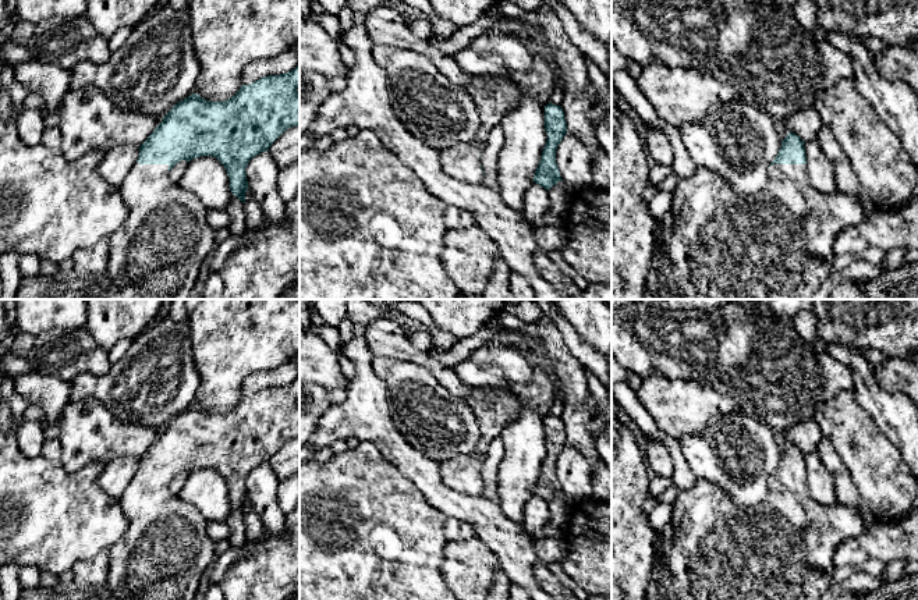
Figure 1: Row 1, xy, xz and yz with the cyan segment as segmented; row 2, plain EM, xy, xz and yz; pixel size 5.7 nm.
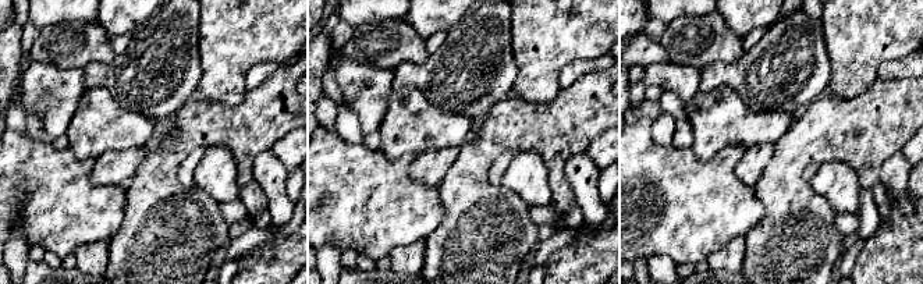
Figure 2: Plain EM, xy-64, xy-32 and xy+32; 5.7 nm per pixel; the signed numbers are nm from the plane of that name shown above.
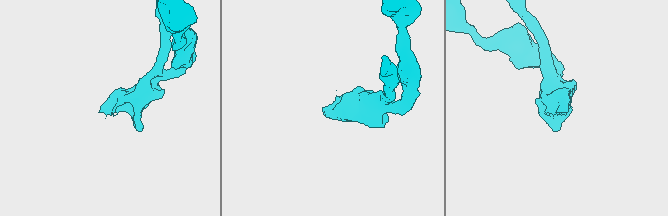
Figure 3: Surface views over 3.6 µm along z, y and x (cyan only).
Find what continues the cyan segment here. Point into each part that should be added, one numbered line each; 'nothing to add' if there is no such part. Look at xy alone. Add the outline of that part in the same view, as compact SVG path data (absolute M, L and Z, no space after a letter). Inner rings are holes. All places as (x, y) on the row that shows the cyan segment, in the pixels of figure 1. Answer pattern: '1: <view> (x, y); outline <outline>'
1: xy (158, 252); outline M135 163L118 189L128 216L109 237L110 251L104 274L117 285L123 299L191 299L202 263L216 246L216 231L206 221L209 210L194 194L170 180L167 164Z

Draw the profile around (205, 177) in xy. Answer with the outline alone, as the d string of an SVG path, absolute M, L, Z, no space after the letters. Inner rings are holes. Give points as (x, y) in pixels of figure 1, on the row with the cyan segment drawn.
M213 156L192 159L178 185L194 194L208 210L226 209L231 199L227 171Z

